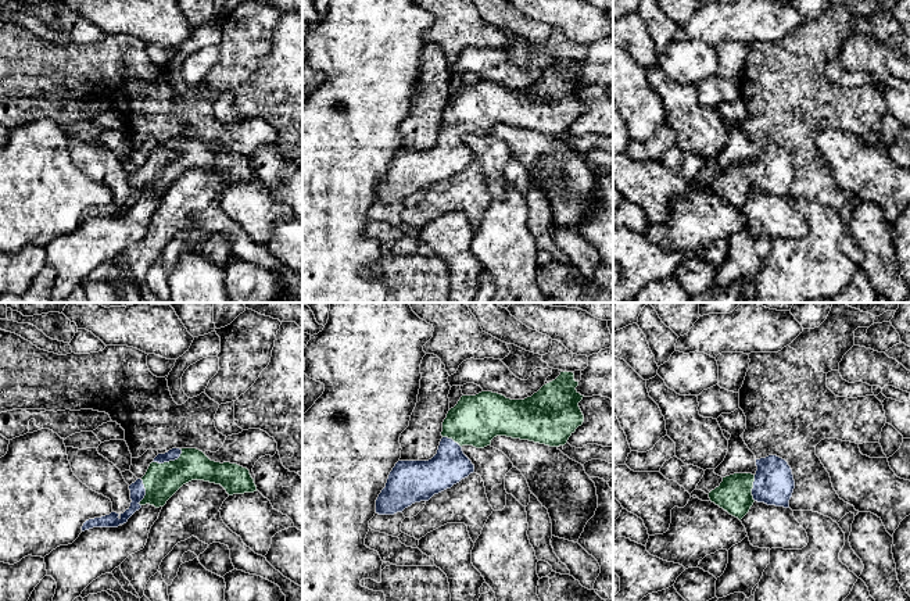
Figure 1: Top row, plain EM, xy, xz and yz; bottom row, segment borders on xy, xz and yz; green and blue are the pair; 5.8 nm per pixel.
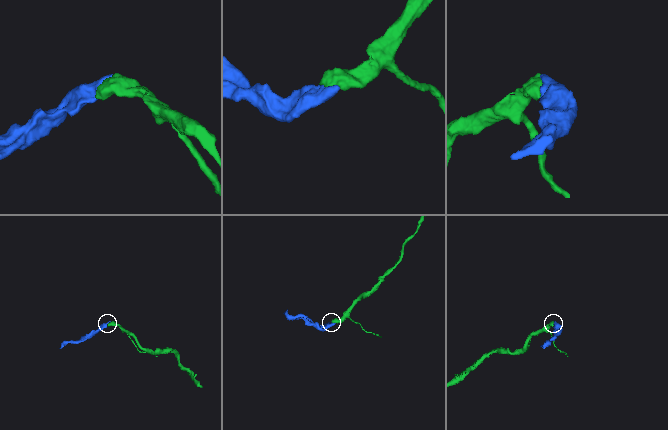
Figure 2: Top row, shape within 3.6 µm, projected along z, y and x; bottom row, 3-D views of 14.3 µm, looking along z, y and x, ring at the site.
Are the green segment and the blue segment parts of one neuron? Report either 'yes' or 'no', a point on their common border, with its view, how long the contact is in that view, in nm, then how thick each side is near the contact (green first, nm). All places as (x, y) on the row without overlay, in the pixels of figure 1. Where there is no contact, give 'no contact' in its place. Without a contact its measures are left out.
yes; meets green in xy at (169, 150); contact 190 nm long; 200 nm thick on the green side, 70 nm on the other

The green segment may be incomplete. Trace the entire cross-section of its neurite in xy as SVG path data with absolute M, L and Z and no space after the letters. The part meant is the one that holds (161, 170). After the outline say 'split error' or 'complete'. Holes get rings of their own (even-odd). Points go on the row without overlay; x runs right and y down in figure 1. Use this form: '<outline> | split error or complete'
M172 137L158 143L146 164L129 175L132 192L123 203L111 201L89 208L83 212L82 221L93 217L118 217L146 193L164 196L183 173L191 169L221 173L229 185L257 180L247 157L211 150L197 137Z | split error

